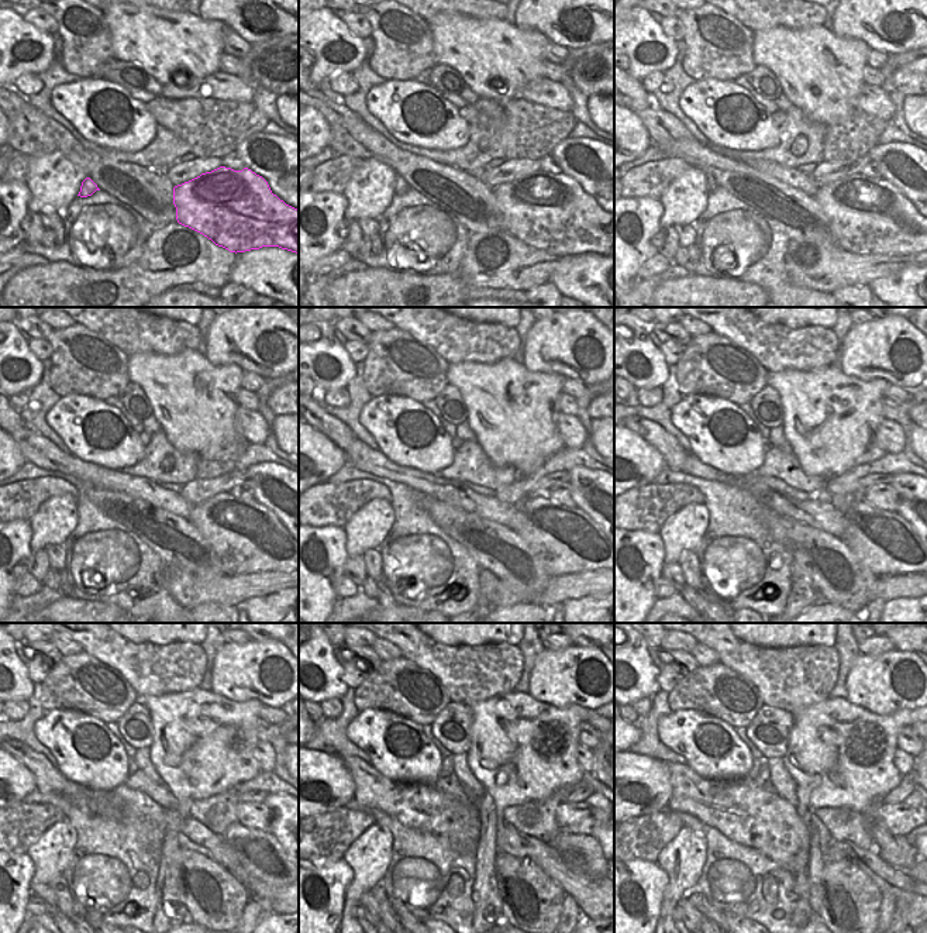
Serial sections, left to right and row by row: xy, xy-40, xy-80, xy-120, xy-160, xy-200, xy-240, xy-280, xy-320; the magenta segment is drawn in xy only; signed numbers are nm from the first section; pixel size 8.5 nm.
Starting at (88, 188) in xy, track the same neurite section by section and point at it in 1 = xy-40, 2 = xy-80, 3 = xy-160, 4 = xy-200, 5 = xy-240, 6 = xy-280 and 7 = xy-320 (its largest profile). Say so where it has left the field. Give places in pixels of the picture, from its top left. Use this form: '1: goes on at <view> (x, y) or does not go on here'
1: goes on at xy-40 (402, 186)
2: goes on at xy-80 (712, 183)
3: goes on at xy-160 (327, 503)
4: goes on at xy-200 (647, 508)
5: goes on at xy-240 (13, 829)
6: goes on at xy-280 (328, 835)
7: goes on at xy-320 (643, 837)

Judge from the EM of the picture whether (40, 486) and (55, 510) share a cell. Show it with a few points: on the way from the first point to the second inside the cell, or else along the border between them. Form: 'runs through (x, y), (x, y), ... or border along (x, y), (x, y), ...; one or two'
border along (73, 496), (59, 493), (48, 498), (30, 520); two

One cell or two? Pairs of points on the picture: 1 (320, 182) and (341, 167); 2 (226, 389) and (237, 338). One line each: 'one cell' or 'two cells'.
1: one cell
2: two cells

